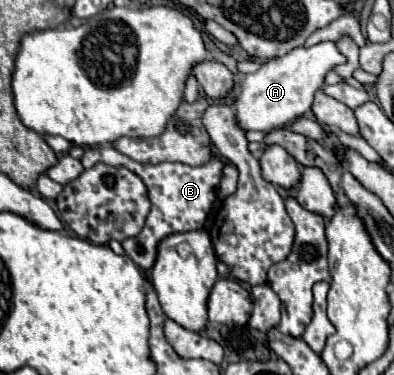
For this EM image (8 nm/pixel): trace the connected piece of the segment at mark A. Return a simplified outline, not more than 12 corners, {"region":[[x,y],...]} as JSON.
{"region":[[296,47],[244,77],[236,121],[270,131],[310,111],[346,57]]}

